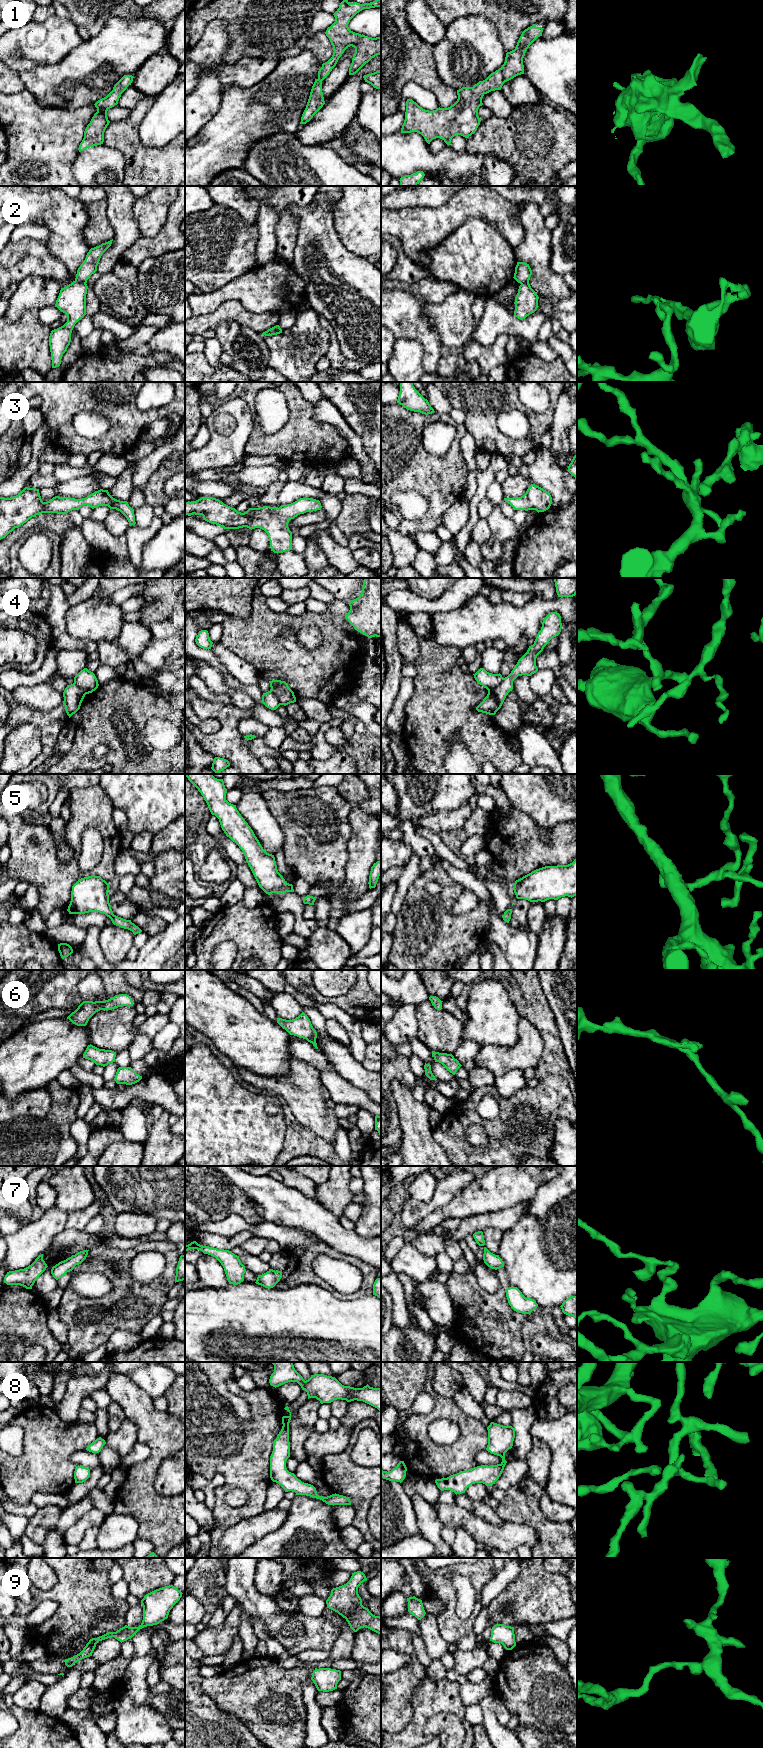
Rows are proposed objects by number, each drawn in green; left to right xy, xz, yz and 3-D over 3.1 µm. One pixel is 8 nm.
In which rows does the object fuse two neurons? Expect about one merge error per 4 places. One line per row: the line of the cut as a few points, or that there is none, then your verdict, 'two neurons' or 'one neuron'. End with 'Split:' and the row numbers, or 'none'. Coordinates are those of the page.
1: cut none; one neuron
2: cut xy (75, 279), (85, 283); two neurons
3: cut none; one neuron
4: cut yz (504, 678), (496, 686), (488, 690); two neurons
5: cut none; one neuron
6: cut none; one neuron
7: cut none; one neuron
8: cut none; one neuron
9: cut none; one neuron
Split: 2, 4

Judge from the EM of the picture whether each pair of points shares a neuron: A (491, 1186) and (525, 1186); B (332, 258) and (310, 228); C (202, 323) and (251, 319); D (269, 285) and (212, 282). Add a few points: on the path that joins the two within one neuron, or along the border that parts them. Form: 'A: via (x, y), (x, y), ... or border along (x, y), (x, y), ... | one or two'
A: via (499, 1185), (517, 1185) | one
B: via (325, 251), (321, 239), (317, 235) | one
C: via (214, 319), (220, 315), (239, 315) | one
D: border along (247, 270), (226, 284), (210, 292), (205, 292) | two

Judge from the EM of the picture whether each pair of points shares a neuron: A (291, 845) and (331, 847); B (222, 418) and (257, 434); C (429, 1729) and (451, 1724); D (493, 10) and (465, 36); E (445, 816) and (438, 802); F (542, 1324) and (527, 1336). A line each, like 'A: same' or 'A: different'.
A: same
B: different
C: same
D: different
E: different
F: same

